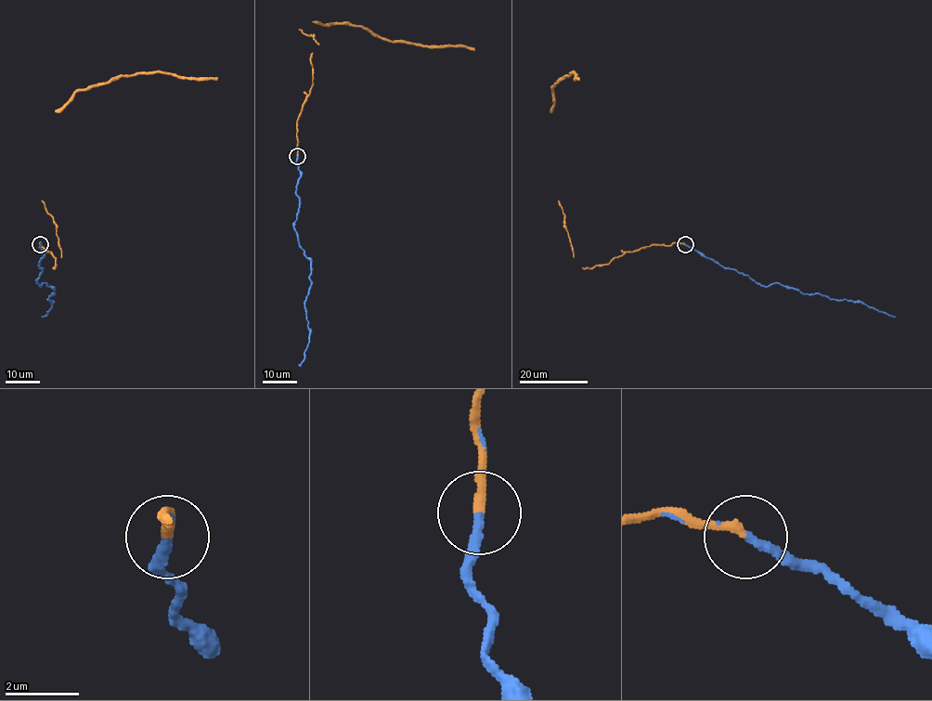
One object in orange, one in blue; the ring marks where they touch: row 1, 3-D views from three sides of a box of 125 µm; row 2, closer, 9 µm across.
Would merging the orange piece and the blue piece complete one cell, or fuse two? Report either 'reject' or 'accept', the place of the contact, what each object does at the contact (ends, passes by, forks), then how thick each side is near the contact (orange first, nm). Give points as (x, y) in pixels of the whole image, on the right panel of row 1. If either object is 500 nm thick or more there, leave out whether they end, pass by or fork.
accept; at (685, 244); orange ends there; blue ends there; 260 nm thick on the orange side, 240 nm on the other

